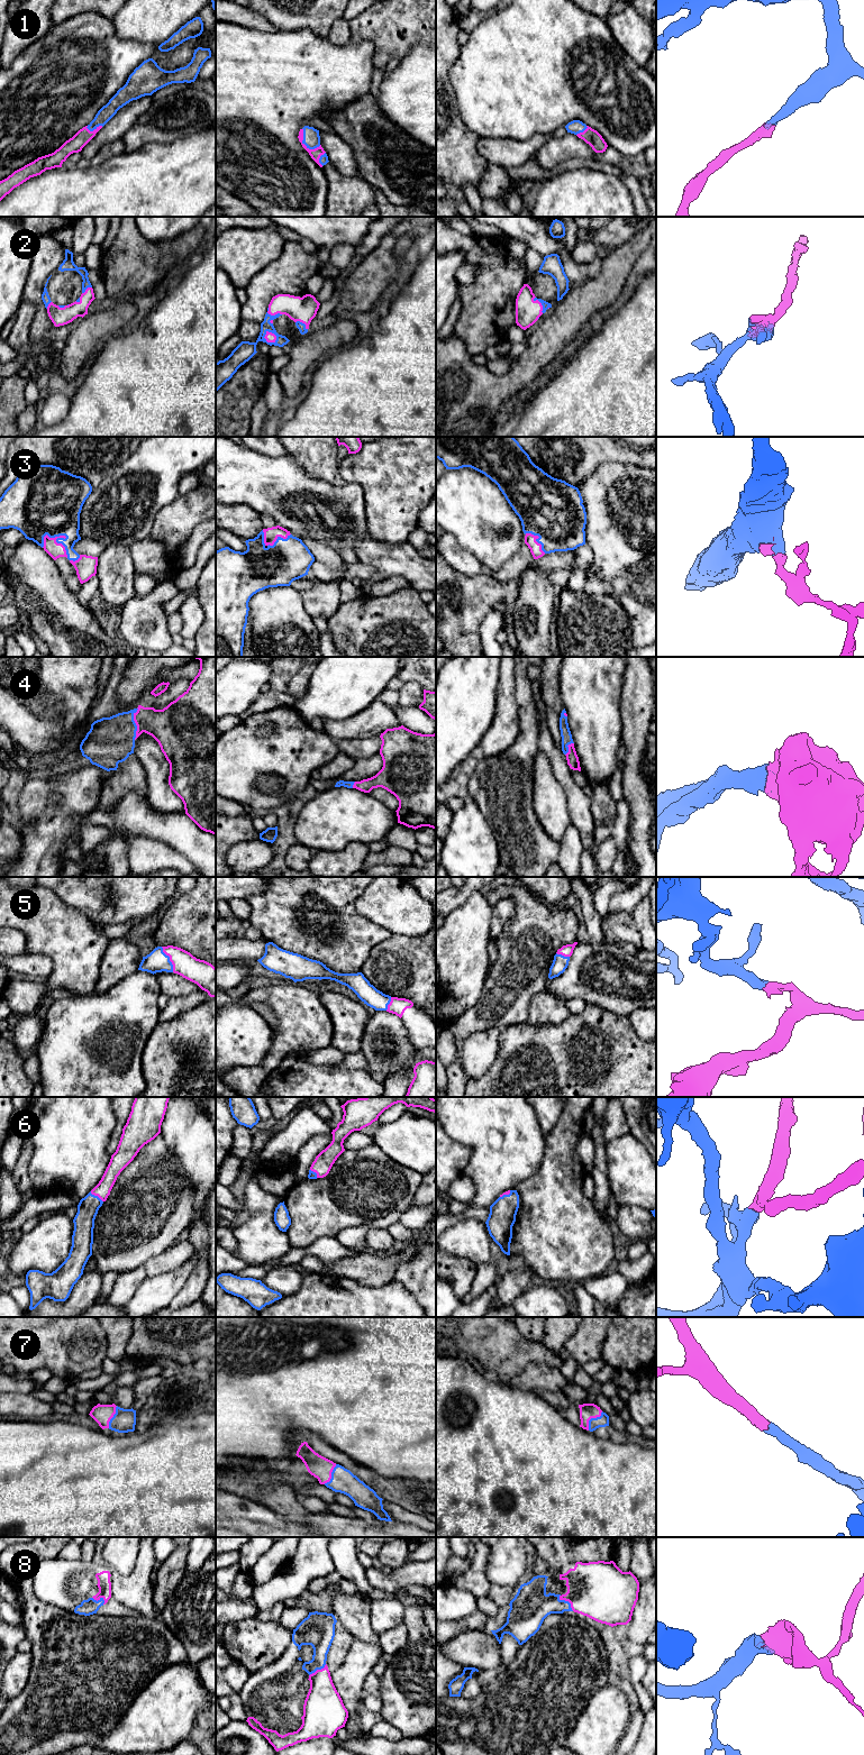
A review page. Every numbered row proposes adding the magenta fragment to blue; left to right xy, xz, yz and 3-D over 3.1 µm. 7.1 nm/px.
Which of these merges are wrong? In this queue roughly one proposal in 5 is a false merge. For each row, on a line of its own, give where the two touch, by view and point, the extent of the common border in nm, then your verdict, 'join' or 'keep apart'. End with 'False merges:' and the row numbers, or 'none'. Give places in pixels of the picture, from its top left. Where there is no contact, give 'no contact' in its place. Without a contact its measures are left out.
1: meets blue in xz at (303, 143); contact 180 nm long; join
2: meets blue in xz at (274, 334); contact 110 nm long; join
3: meets blue in xy at (58, 542); contact 240 nm long; join
4: meets blue in xy at (135, 723); contact 240 nm long; join
5: meets blue in xy at (169, 959); contact 200 nm long; join
6: meets blue in xy at (97, 1196); contact 120 nm long; join
7: meets blue in yz at (591, 1418); contact 170 nm long; join
8: meets blue in yz at (566, 1601); contact 160 nm long; join
False merges: none

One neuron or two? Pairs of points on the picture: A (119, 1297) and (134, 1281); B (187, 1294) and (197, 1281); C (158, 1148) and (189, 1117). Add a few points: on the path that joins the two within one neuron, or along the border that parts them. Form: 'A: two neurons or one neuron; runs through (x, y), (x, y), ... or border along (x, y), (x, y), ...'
A: one neuron; runs through (121, 1294), (130, 1285)
B: one neuron; runs through (190, 1290), (194, 1285)
C: two neurons; border along (160, 1133), (165, 1145), (180, 1163)

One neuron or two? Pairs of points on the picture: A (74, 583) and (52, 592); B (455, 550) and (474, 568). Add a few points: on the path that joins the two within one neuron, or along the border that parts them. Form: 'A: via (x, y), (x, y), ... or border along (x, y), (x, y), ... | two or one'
A: border along (54, 563), (65, 585), (75, 593) | two
B: via (460, 555), (470, 565) | one

